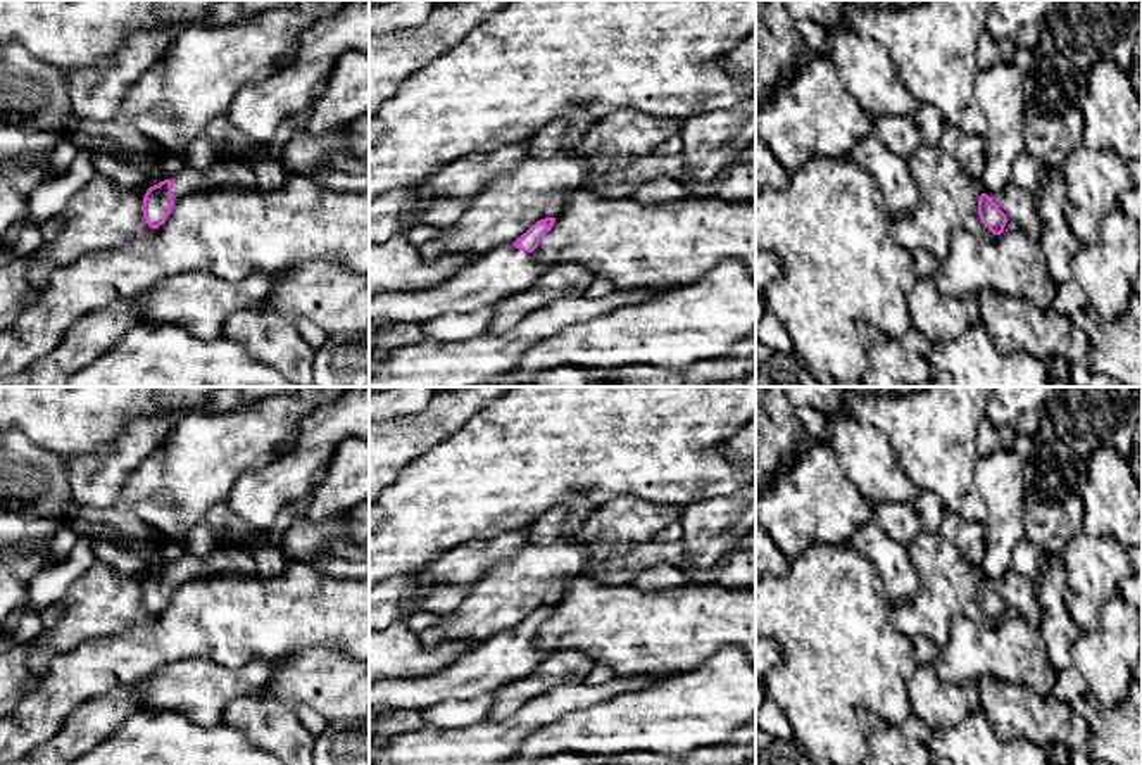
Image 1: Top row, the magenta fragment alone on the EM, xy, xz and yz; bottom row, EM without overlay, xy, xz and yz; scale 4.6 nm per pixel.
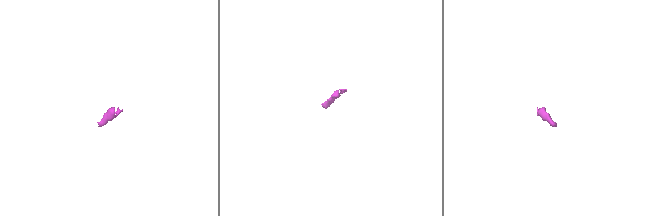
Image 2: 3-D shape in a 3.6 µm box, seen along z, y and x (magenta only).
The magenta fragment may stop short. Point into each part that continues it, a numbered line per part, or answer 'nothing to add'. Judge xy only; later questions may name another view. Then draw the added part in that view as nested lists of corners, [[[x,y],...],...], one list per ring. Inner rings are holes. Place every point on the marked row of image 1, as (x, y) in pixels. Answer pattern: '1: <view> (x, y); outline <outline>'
1: xy (188, 180); outline [[[185,168],[179,174],[171,178],[173,199],[179,200],[183,195],[198,190],[202,185],[202,171]]]

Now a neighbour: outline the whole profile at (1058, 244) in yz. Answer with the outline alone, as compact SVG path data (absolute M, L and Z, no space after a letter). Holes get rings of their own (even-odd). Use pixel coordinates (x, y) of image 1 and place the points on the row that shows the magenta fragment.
M1045 166L1045 181L1035 195L1035 204L1040 214L1037 245L1044 254L1047 273L1056 287L1073 281L1071 262L1083 243L1071 231L1064 214L1068 197L1061 169Z

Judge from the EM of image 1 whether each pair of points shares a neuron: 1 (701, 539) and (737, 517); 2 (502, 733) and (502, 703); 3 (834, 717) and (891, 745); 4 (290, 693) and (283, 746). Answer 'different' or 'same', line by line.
1: same
2: different
3: different
4: different

